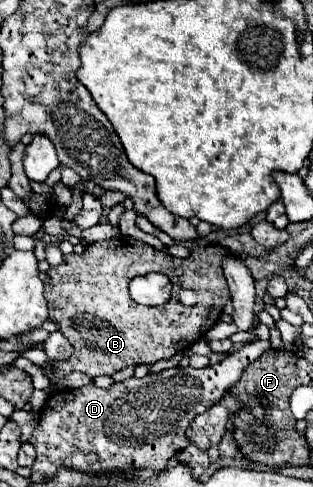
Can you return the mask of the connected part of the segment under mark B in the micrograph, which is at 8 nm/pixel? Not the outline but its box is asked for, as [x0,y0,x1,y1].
[45,236,231,382]

